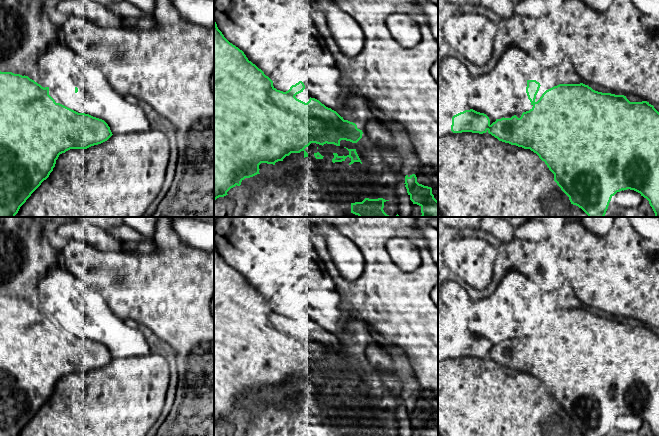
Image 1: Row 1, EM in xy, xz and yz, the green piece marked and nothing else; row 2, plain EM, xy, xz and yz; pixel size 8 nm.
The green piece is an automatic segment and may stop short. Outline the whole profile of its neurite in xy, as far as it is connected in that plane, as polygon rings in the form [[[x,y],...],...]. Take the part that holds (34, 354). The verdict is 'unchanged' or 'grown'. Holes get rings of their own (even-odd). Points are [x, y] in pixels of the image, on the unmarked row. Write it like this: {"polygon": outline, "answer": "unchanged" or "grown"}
{"polygon": [[[0,295],[0,436],[18,436],[49,401],[60,378],[70,373],[87,373],[101,368],[112,359],[104,344],[56,327],[49,319],[49,311],[44,312],[25,299]]], "answer": "unchanged"}

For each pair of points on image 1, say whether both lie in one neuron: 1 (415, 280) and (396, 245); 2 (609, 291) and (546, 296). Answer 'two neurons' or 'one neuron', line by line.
1: two neurons
2: two neurons

